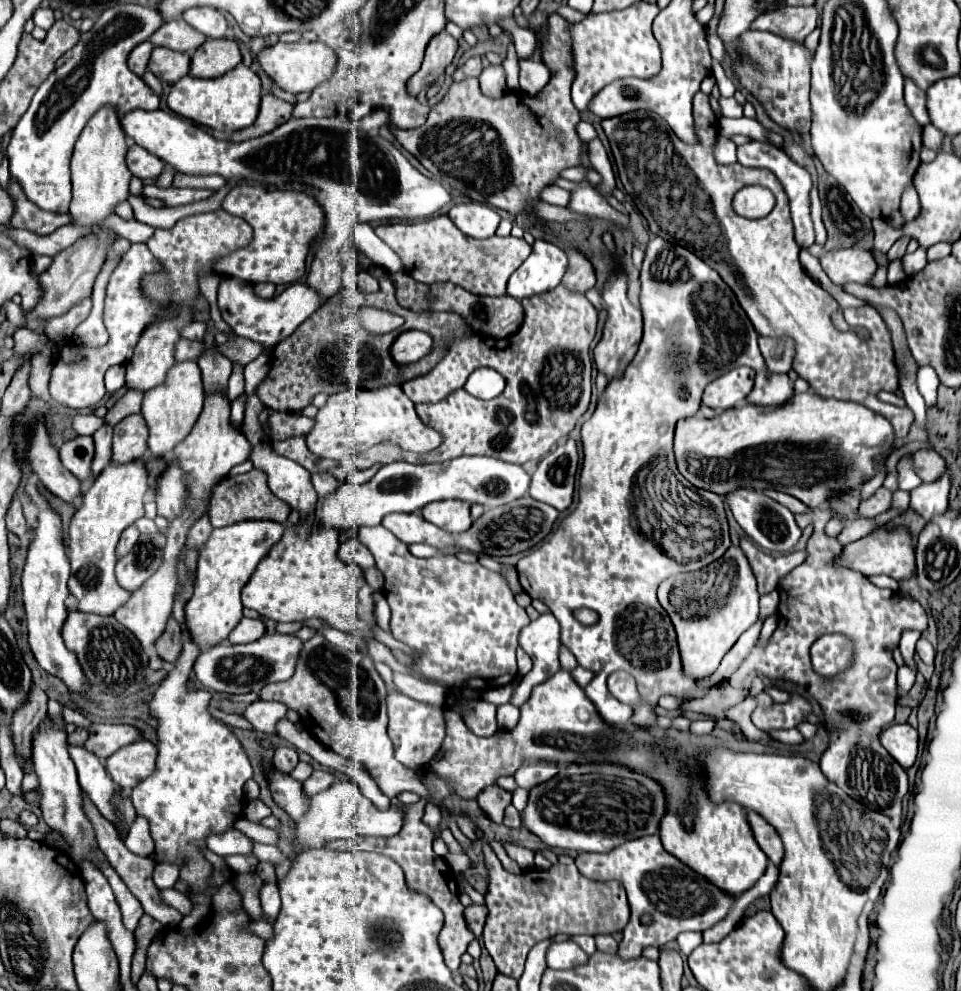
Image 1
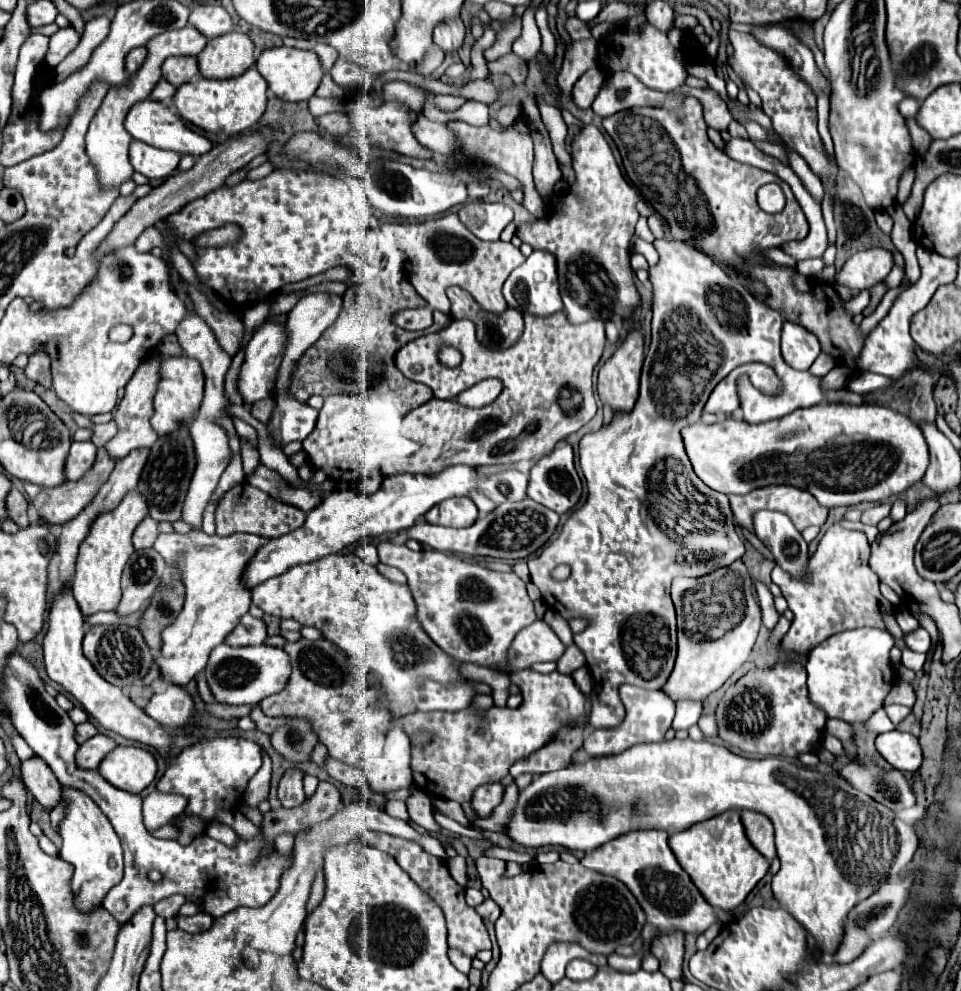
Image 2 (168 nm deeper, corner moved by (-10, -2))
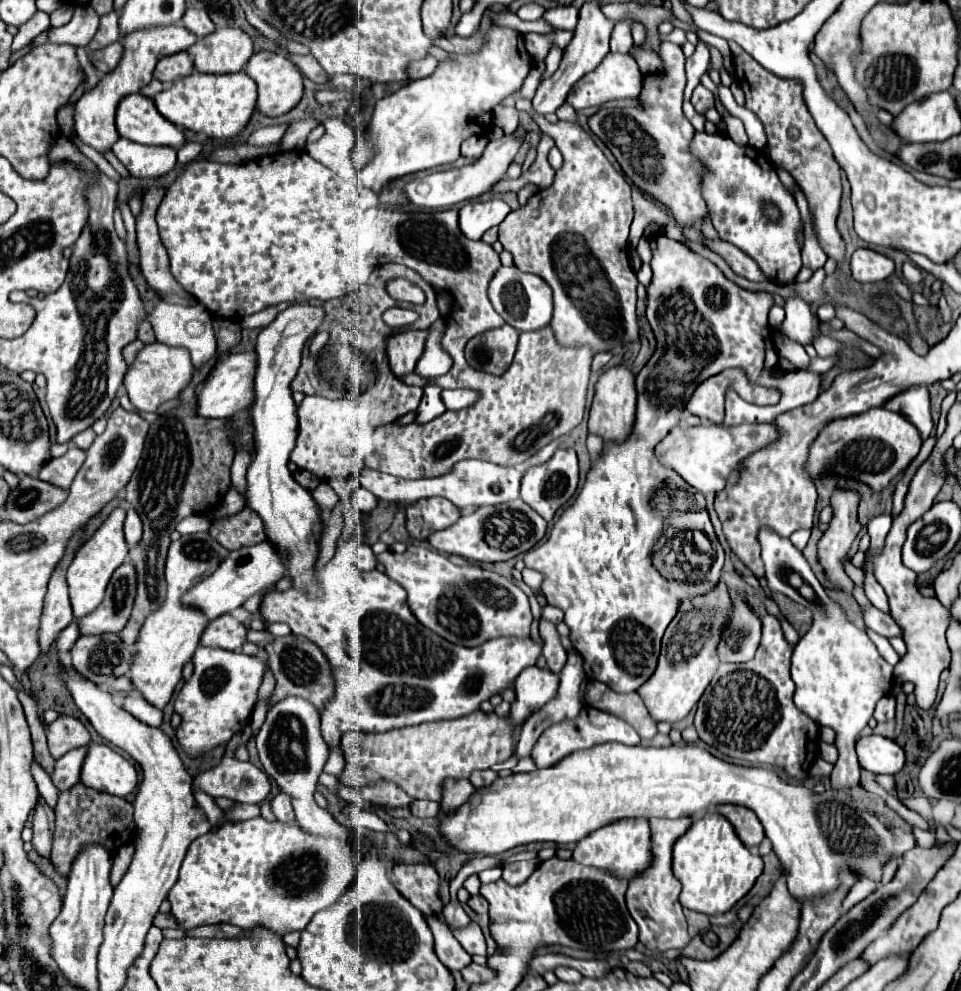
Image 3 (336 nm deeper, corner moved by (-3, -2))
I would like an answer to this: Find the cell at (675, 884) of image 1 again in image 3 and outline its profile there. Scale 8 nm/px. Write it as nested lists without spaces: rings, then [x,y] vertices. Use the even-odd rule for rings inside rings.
[[[622,818],[622,822],[612,822],[610,826],[602,826],[582,838],[574,848],[574,860],[586,866],[612,870],[618,878],[630,880],[636,872],[650,866],[650,828],[646,818]]]

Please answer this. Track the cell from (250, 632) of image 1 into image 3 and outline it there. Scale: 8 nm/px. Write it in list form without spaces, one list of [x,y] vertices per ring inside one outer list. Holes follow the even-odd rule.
[[[224,614],[222,618],[216,618],[214,622],[208,622],[200,646],[214,646],[222,650],[240,650],[246,642],[246,626],[232,618],[230,614]]]

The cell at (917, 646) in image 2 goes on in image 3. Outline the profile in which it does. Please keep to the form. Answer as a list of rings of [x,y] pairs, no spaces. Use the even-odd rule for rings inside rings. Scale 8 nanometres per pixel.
[[[864,606],[860,610],[862,610],[862,618],[864,618],[866,628],[870,628],[870,630],[886,636],[886,638],[890,638],[890,636],[902,636],[902,630],[890,618],[890,614],[884,614],[878,608],[874,608],[874,606]]]

